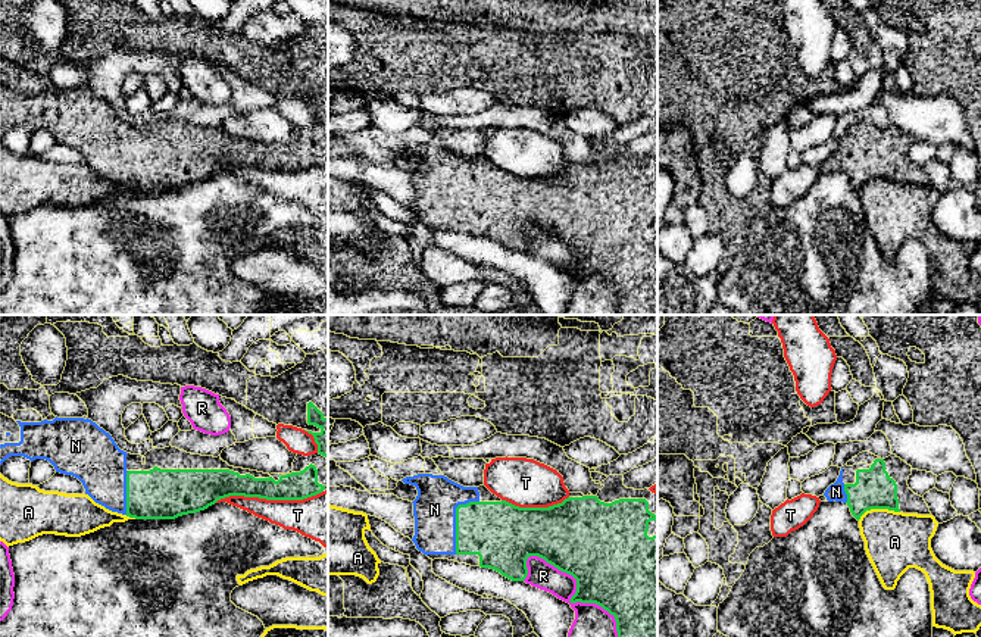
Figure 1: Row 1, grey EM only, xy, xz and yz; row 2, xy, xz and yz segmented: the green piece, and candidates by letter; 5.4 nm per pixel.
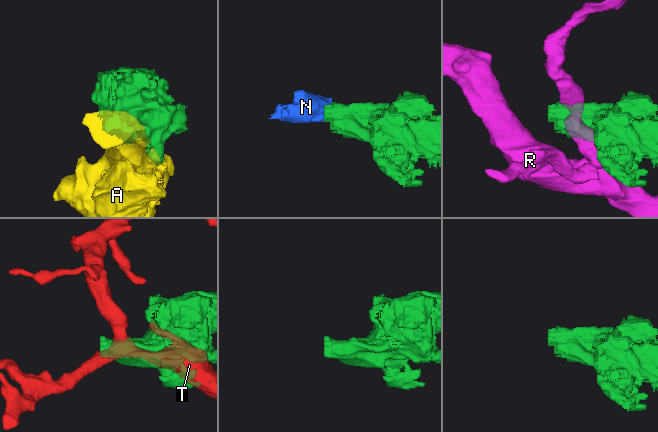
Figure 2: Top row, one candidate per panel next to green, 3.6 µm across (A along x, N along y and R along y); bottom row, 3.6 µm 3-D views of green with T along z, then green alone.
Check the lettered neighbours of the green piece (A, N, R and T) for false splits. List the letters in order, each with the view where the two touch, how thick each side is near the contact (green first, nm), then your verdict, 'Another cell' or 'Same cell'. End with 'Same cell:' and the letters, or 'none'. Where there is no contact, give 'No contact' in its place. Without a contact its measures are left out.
A: Touches green in yz. Thickness 220 nm (green) against 320 nm. Another cell
N: Touches green in xz. Thickness 340 nm (green) against 240 nm. Same cell
R: Touches green in xz. Thickness 380 nm (green) against 180 nm. Another cell
T: Touches green in xy. Thickness 160 nm (green) against 200 nm. Another cell
Same cell: N

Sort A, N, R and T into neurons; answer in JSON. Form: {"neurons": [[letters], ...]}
{"neurons": [["A"], ["N"], ["R"], ["T"]]}

